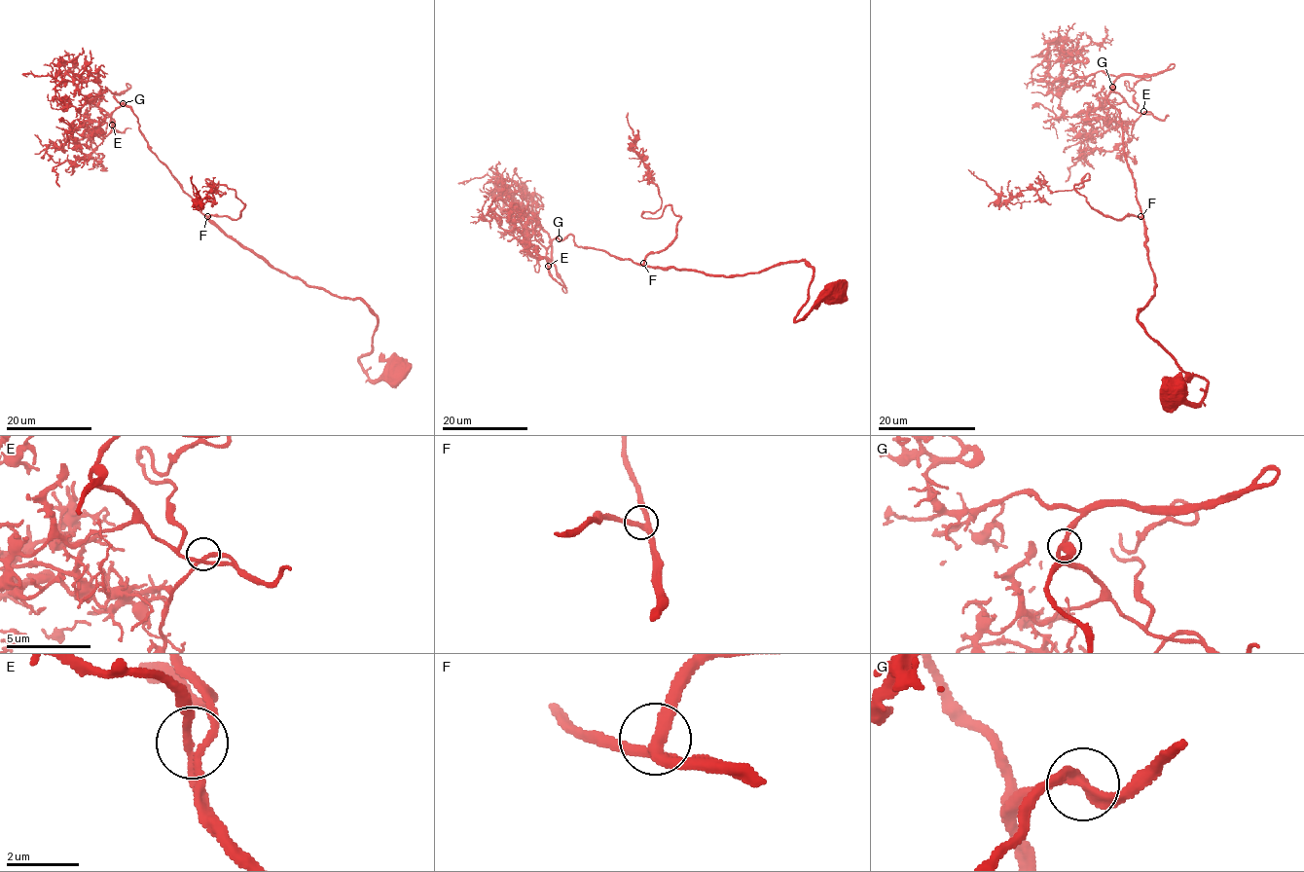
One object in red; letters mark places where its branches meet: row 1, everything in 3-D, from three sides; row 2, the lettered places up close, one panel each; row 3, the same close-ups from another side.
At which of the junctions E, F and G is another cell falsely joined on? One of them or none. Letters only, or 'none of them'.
none of them

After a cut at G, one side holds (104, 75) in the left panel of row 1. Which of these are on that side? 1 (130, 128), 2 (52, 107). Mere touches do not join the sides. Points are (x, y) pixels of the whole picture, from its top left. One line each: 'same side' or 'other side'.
1: other side
2: same side

